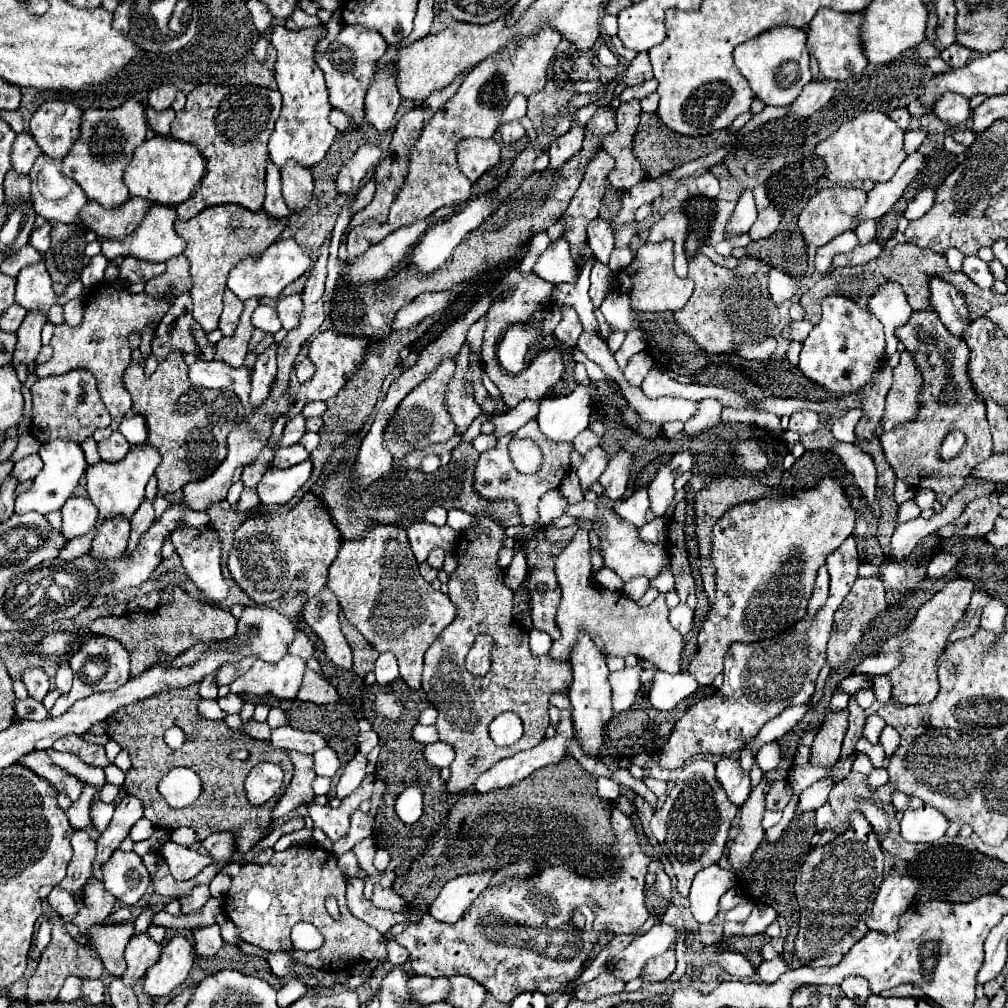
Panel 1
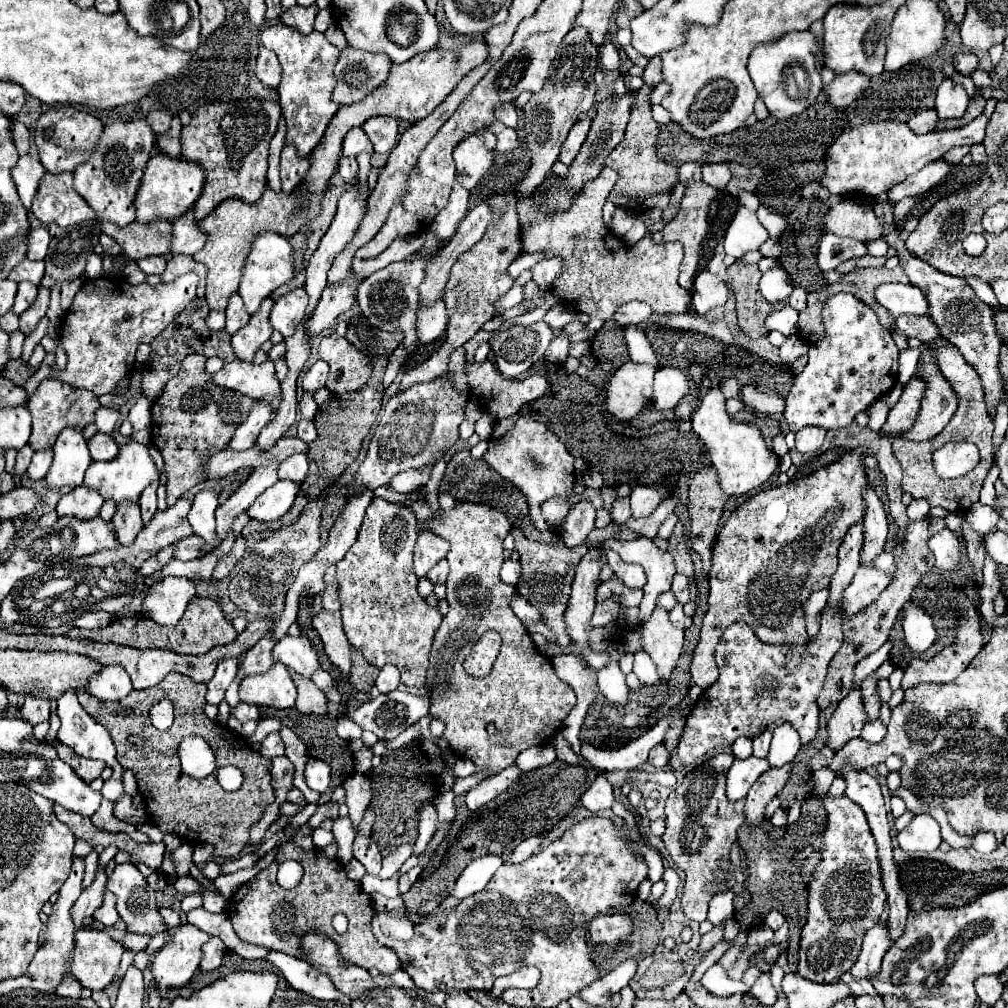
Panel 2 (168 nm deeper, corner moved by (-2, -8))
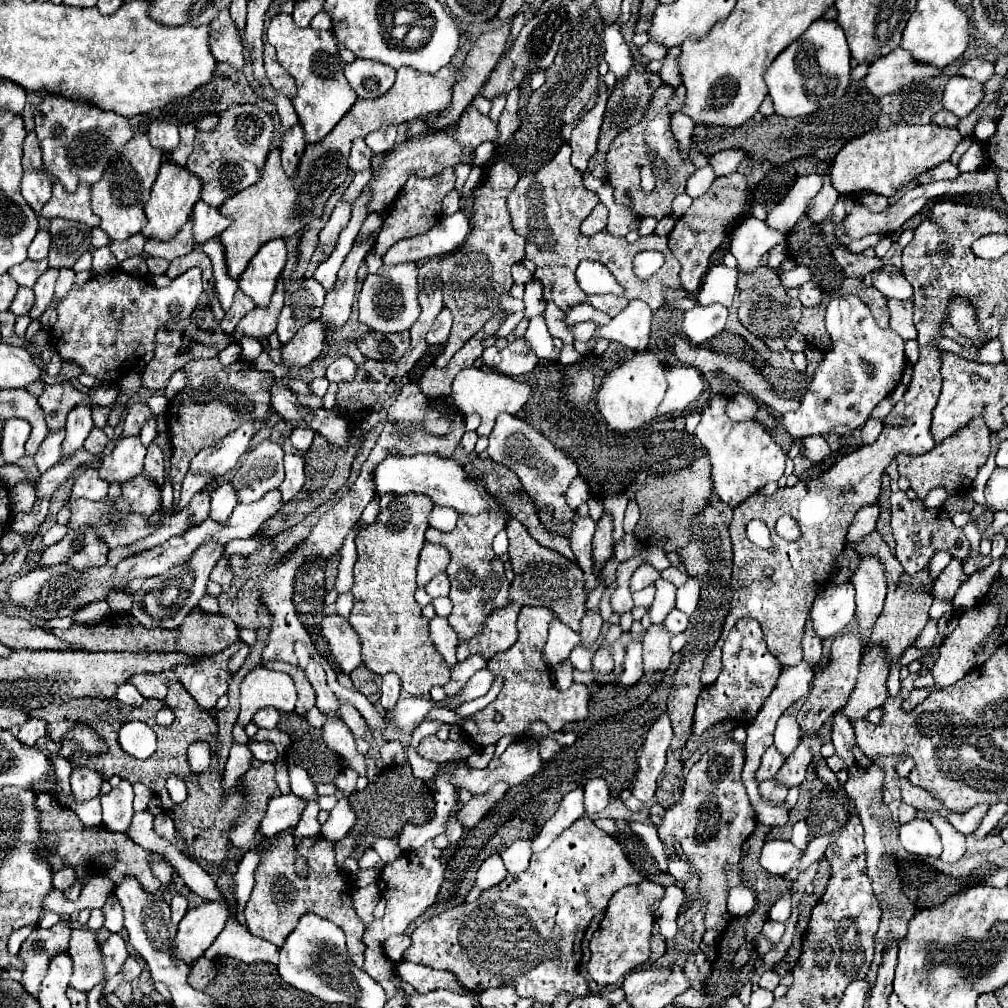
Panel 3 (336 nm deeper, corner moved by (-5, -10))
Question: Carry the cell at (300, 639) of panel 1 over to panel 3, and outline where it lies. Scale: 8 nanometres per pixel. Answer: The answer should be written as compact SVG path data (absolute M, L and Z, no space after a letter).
M342 703L342 719L346 719L346 725L356 735L356 739L362 739L366 735L366 723L360 717L360 713L350 703Z

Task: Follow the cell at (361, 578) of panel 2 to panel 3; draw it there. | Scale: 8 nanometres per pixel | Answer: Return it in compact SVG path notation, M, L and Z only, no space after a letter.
M398 495L390 501L390 505L376 517L376 521L362 531L362 535L356 539L356 551L358 559L354 565L354 587L352 595L356 597L354 611L348 617L354 631L360 635L362 641L362 659L364 665L378 673L396 673L402 681L402 689L410 695L426 695L430 687L434 685L446 685L450 681L450 667L446 665L444 657L434 649L430 635L428 635L428 619L422 617L420 605L414 601L416 591L416 565L418 555L424 545L424 531L428 525L428 515L434 507L434 501L428 495Z

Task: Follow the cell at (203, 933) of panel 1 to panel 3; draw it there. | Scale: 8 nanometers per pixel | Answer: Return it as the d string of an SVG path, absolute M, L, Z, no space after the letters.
M128 957L120 969L120 973L124 975L124 981L122 983L132 983L140 973L142 973L142 965L140 965L140 959L138 957Z

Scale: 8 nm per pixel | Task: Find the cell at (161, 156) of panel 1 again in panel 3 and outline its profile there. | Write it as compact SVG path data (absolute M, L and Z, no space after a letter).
M166 161L160 167L158 179L156 179L152 193L150 193L150 199L144 207L148 223L140 233L146 239L158 239L158 241L172 239L182 229L182 225L190 219L192 209L194 209L198 199L200 199L200 179L196 175L190 175L190 171L186 171L184 167L180 167L172 161Z

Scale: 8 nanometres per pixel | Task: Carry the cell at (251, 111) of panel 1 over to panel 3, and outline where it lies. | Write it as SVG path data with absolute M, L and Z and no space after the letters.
M234 105L220 115L220 123L214 131L198 131L186 169L200 177L202 199L212 207L220 207L232 195L254 185L262 177L260 171L270 151L272 133L272 117L256 105Z

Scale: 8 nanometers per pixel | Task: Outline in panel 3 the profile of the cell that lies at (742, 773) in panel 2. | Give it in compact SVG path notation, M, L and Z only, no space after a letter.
M772 745L766 749L764 757L762 757L762 763L760 763L760 769L758 769L758 781L766 781L770 777L774 777L778 773L778 769L784 765L784 755Z

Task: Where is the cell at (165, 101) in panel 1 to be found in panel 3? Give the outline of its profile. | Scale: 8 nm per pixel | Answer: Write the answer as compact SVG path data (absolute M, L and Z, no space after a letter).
M154 121L148 127L148 139L152 143L152 147L162 149L164 153L172 153L178 147L178 127L166 121Z

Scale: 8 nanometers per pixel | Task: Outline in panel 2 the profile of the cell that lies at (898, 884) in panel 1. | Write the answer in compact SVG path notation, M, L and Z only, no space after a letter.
M887 921L871 927L863 937L861 955L851 969L853 977L869 977L871 973L877 973L881 959L891 949L891 945L893 945L893 939L891 939L891 931L889 931Z

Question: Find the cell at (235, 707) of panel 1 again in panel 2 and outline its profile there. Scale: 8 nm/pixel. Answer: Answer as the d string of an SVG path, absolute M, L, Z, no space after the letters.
M239 703L239 705L233 709L233 715L235 715L235 719L239 719L241 723L245 723L245 721L249 721L249 719L259 719L259 707L249 705L249 703Z

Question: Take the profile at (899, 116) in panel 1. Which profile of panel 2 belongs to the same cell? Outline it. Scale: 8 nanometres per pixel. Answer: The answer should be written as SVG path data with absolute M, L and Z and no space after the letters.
M931 109L931 111L921 111L921 113L913 115L913 117L907 121L907 125L909 125L909 129L911 129L913 133L927 133L927 131L933 131L933 127L937 125L937 121L939 121L939 117L937 117L937 113Z

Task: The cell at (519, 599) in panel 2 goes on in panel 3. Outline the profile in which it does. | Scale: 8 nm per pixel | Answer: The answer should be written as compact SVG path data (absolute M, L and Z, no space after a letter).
M554 619L550 623L550 635L542 649L542 661L548 667L556 667L558 663L566 661L570 657L570 651L578 645L578 633L572 631L562 621Z

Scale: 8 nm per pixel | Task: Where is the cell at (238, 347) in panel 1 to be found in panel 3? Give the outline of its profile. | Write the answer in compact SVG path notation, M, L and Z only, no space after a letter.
M278 279L278 285L272 293L272 299L270 299L268 307L254 307L238 323L234 337L240 337L240 335L250 335L254 339L268 337L270 333L276 331L276 319L280 315L282 305L284 305L284 285L282 285L282 279Z

